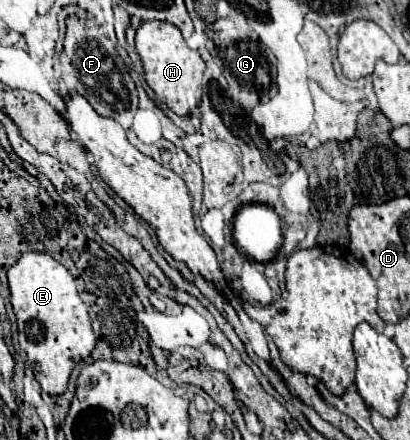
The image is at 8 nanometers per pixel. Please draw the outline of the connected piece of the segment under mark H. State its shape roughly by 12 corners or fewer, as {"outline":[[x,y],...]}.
{"outline":[[141,23],[147,85],[173,113],[201,103],[205,63],[175,25]]}

